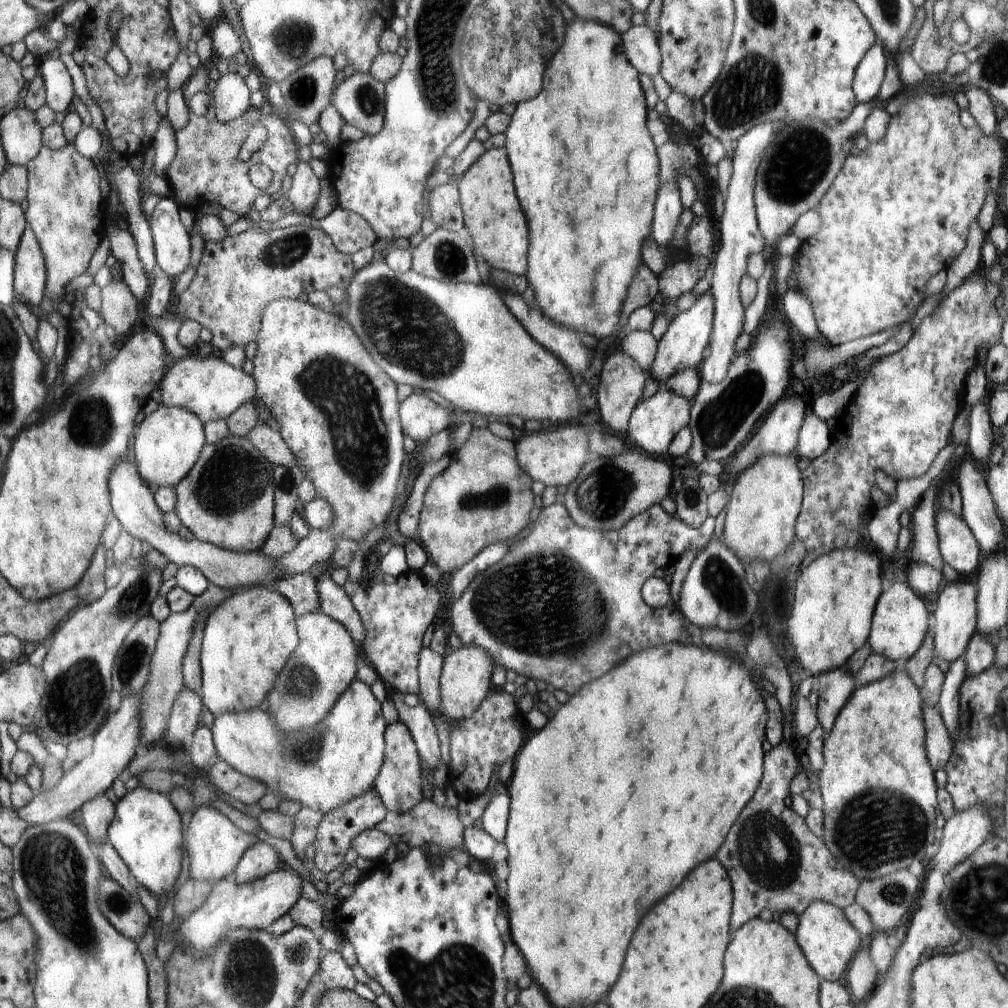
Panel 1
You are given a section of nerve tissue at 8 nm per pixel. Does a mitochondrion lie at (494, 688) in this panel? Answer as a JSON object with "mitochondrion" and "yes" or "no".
{"mitochondrion":"no"}

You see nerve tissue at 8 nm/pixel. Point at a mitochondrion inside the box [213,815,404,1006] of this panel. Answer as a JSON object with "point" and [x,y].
{"point":[299,954]}

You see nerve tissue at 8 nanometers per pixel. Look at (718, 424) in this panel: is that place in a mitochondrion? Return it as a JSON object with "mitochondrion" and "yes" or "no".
{"mitochondrion":"yes"}

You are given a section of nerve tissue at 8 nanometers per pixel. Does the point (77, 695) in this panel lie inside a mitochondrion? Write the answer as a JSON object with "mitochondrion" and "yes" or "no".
{"mitochondrion":"yes"}

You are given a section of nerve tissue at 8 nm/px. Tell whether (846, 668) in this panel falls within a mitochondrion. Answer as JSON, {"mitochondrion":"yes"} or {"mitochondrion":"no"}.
{"mitochondrion":"no"}

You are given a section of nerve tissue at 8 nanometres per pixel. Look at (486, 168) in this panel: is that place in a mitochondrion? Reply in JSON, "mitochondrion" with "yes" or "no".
{"mitochondrion":"no"}

